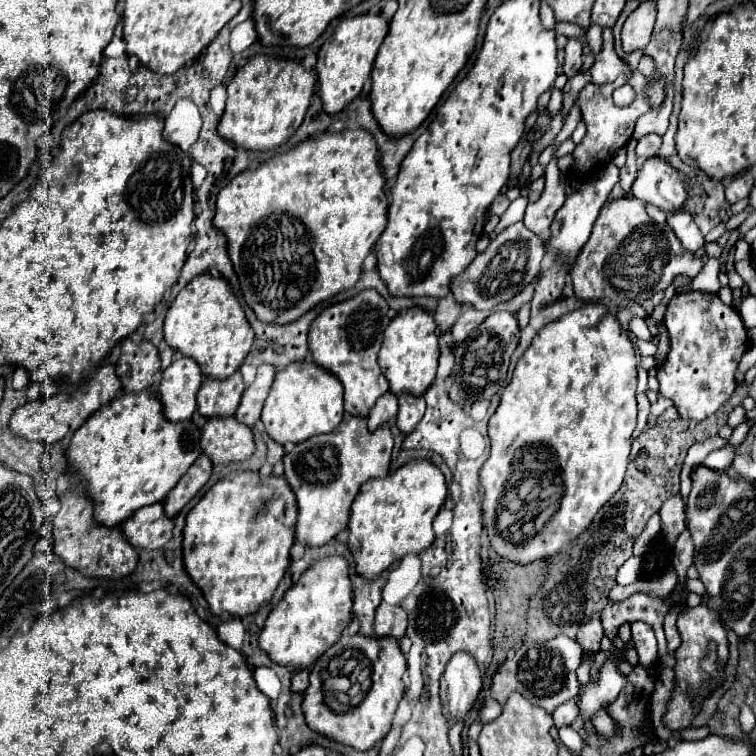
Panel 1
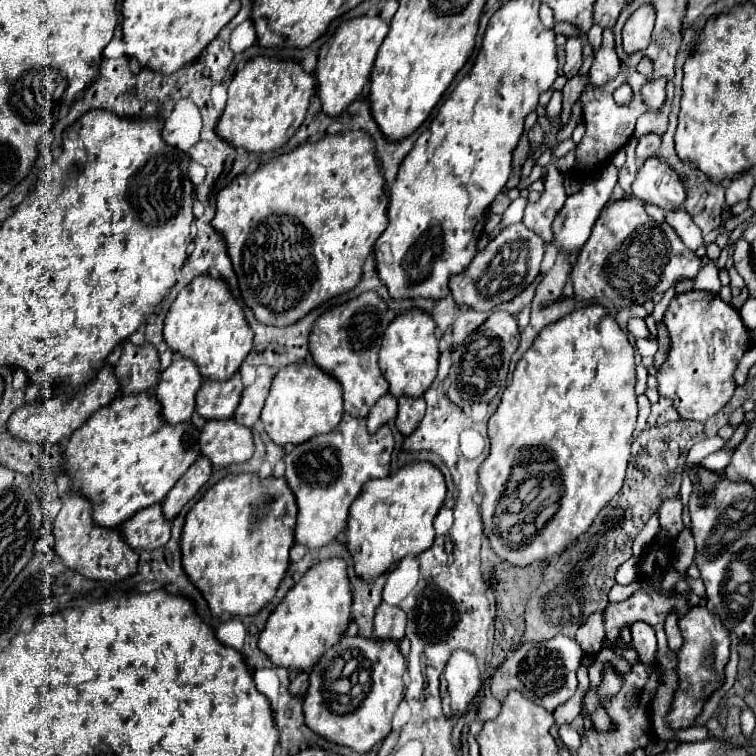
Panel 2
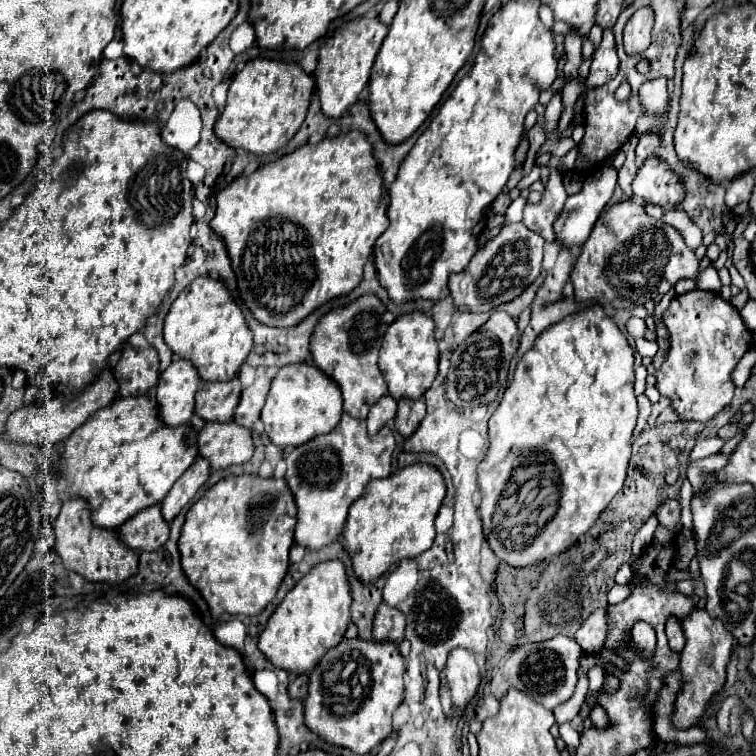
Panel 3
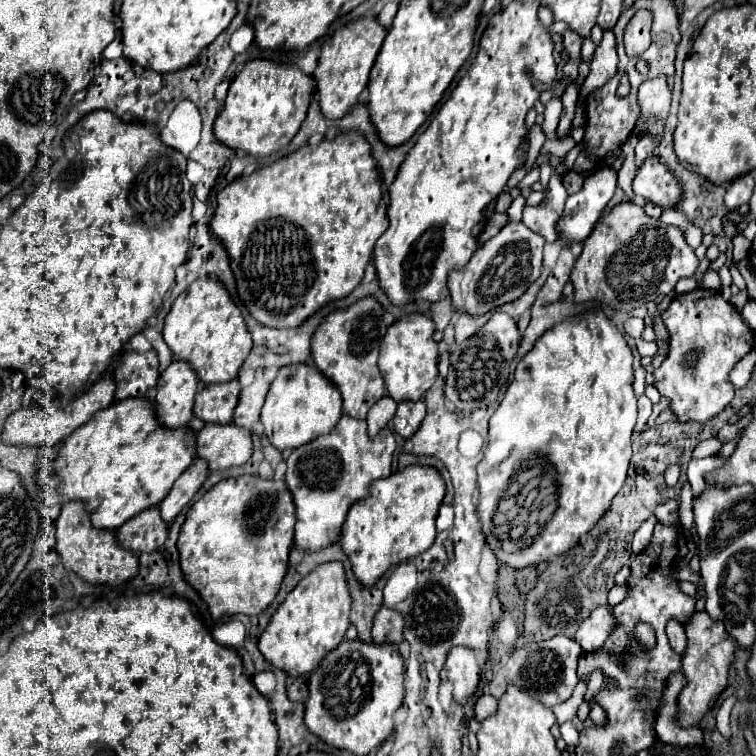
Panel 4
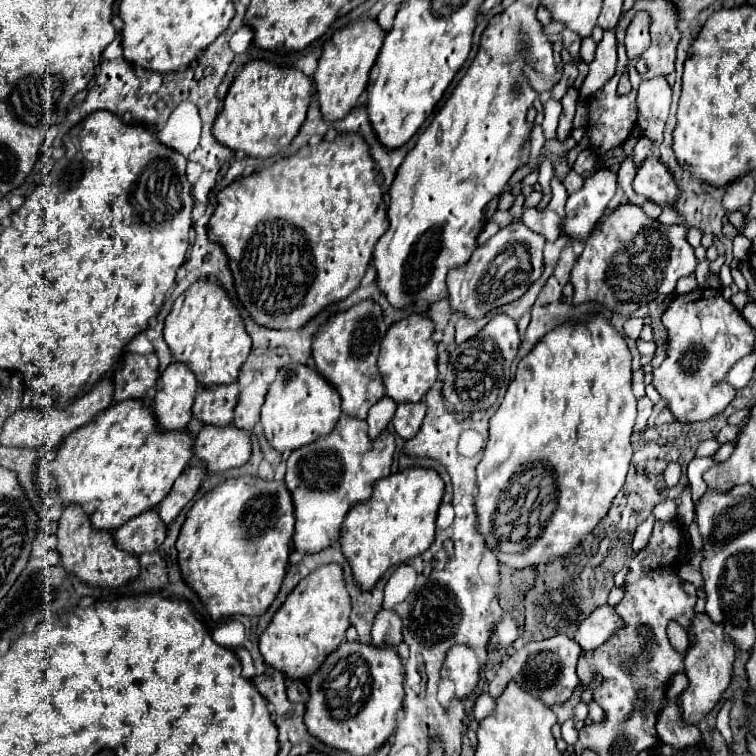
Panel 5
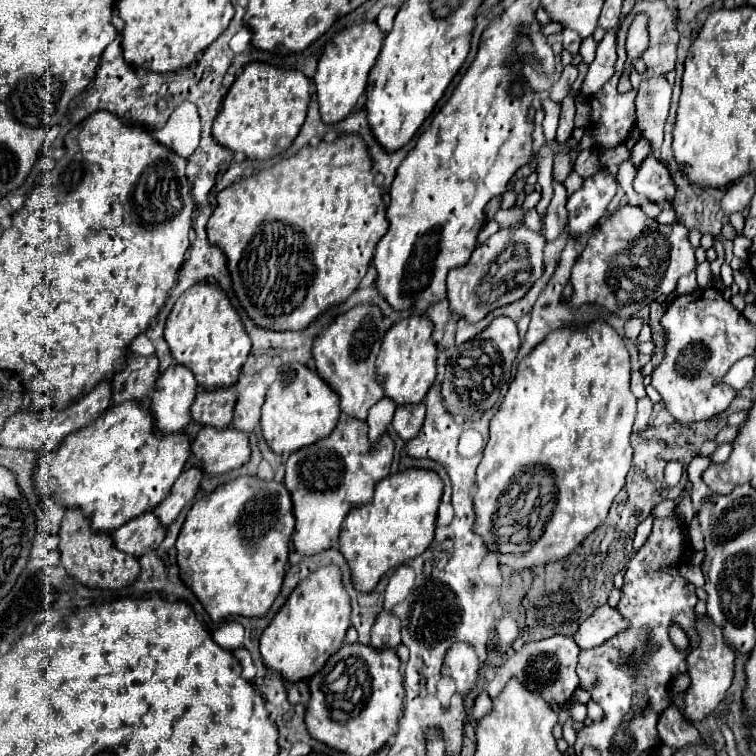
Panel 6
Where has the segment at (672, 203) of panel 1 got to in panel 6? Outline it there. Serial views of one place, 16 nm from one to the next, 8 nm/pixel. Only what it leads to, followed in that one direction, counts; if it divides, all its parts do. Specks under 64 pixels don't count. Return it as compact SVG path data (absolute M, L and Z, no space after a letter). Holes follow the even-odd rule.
M648 156L640 168L638 168L638 174L634 178L634 190L656 202L656 204L662 204L662 202L672 202L674 196L676 196L676 184L666 168L666 164L662 164L658 158L654 156Z

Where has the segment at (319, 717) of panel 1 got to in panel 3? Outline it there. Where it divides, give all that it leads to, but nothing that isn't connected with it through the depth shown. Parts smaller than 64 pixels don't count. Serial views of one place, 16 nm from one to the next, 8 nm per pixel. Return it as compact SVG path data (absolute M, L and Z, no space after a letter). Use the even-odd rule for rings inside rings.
M344 636L340 644L330 648L320 664L310 672L310 686L308 696L304 700L304 716L306 726L324 738L330 744L350 748L356 754L372 752L390 732L392 732L392 716L398 704L404 700L404 672L406 664L396 644L376 644L376 640L360 640Z

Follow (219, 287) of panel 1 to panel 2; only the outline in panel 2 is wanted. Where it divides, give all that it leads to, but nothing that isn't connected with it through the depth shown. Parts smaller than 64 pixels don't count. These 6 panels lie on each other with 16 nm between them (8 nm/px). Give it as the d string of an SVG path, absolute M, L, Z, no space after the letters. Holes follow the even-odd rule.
M206 274L194 278L172 302L164 320L164 340L174 352L192 358L204 378L228 380L252 350L252 328L230 286Z

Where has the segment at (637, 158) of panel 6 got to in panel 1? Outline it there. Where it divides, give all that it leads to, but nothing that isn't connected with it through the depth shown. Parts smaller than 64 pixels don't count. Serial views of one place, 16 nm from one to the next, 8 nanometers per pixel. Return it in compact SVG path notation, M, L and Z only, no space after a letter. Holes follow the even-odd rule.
M646 134L638 140L638 146L636 146L636 154L638 158L652 158L656 156L656 152L660 150L660 144L662 144L662 136L660 134Z

